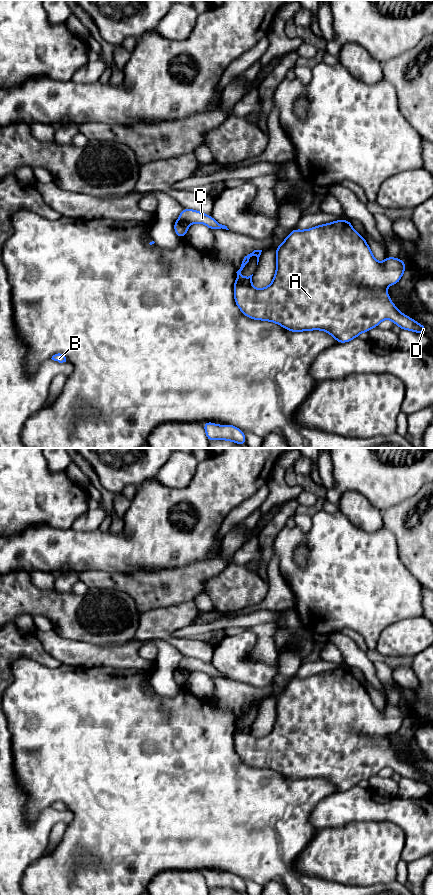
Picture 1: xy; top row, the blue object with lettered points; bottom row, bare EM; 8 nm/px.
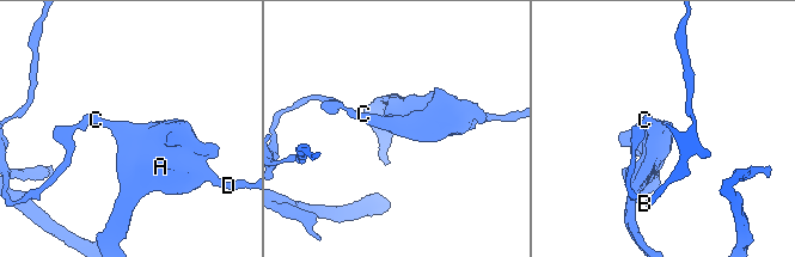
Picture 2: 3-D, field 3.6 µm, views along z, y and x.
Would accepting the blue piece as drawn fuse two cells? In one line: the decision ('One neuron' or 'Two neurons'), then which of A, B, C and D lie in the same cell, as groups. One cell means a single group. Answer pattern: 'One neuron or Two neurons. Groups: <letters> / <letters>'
Two neurons. Groups: A C D / B

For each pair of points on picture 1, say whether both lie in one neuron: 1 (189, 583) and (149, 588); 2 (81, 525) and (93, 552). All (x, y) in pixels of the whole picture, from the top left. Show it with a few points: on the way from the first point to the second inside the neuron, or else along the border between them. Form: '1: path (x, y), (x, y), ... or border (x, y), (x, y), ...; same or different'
1: path (179, 585), (159, 588); same
2: border (71, 527), (77, 530), (98, 529); different

